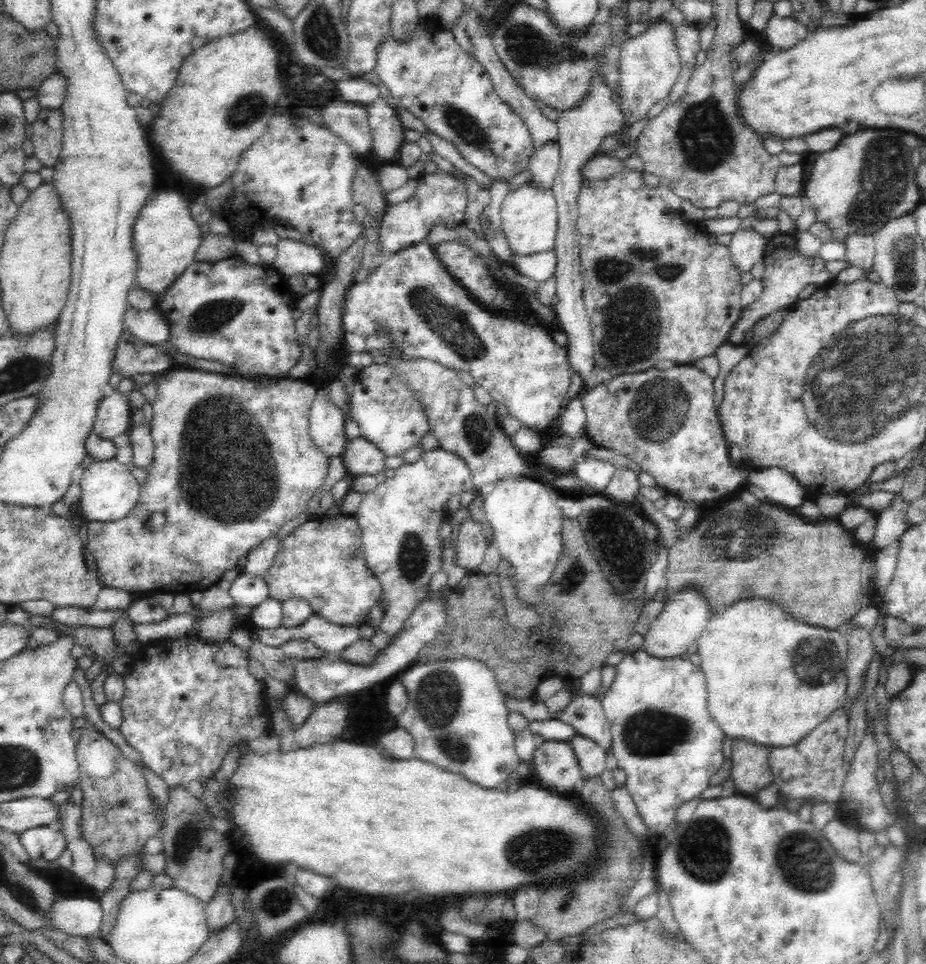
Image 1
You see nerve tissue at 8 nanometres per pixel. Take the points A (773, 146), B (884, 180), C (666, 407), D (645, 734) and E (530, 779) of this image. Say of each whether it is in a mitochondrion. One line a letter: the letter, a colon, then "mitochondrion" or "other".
A: other
B: mitochondrion
C: mitochondrion
D: mitochondrion
E: other

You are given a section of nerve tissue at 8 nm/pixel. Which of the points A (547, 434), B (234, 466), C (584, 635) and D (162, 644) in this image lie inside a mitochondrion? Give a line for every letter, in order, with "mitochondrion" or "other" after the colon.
A: other
B: mitochondrion
C: other
D: other

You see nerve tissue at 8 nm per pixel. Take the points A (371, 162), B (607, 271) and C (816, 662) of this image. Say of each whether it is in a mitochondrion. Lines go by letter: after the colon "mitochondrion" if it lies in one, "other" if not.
A: other
B: mitochondrion
C: mitochondrion

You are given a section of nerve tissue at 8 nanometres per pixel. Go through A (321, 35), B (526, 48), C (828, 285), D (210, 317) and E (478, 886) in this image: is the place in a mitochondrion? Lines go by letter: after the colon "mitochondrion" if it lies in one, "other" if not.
A: mitochondrion
B: mitochondrion
C: other
D: mitochondrion
E: other

